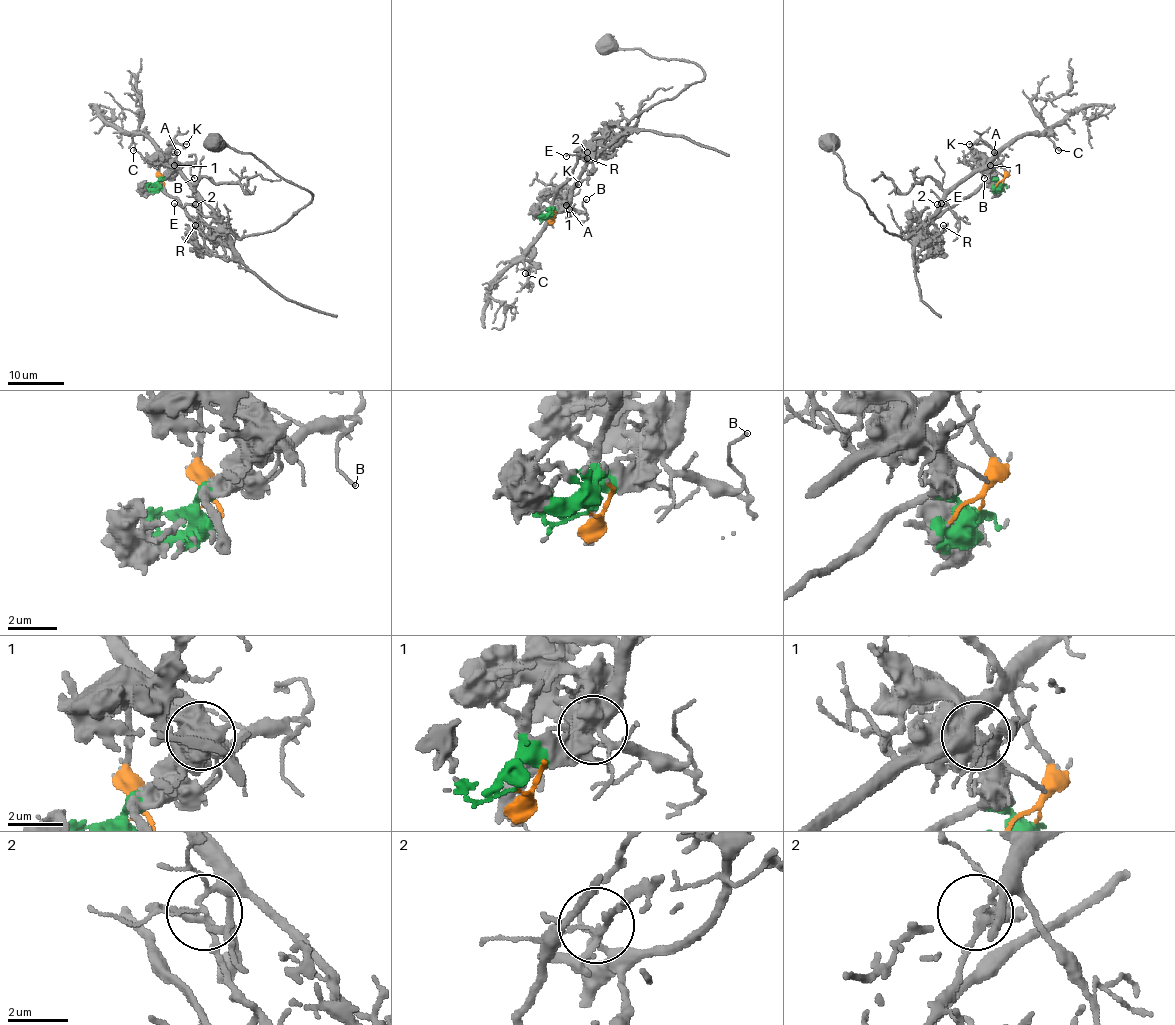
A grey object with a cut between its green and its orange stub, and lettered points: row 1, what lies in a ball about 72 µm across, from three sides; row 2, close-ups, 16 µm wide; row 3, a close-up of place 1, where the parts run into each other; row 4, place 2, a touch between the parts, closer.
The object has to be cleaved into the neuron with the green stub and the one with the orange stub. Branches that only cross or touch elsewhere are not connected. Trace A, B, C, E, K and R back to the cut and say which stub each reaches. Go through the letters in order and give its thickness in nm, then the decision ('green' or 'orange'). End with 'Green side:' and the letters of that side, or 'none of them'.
A: calibre 100 nm; orange
B: calibre 90 nm; orange
C: calibre 170 nm; orange
E: calibre 80 nm; green
K: calibre 80 nm; orange
R: calibre 180 nm; green
Green side: E, R

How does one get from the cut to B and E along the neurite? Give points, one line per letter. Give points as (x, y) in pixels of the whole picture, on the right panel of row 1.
B: (1003, 183), (1004, 169), (996, 156), (990, 163), (992, 169), (997, 165), (985, 177)
E: (1003, 184), (987, 180), (947, 208), (920, 240), (919, 233), (934, 216), (937, 204), (941, 204)

